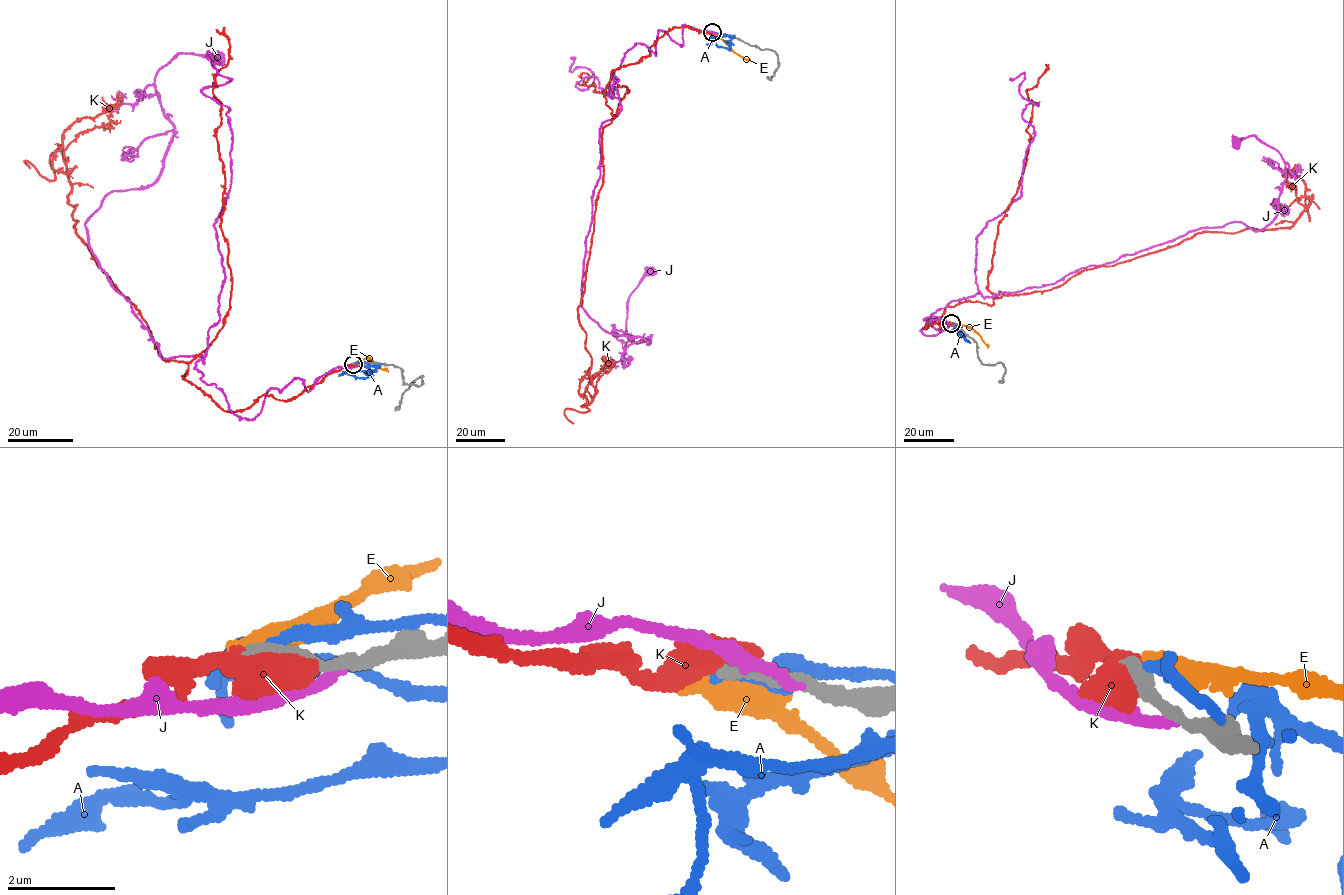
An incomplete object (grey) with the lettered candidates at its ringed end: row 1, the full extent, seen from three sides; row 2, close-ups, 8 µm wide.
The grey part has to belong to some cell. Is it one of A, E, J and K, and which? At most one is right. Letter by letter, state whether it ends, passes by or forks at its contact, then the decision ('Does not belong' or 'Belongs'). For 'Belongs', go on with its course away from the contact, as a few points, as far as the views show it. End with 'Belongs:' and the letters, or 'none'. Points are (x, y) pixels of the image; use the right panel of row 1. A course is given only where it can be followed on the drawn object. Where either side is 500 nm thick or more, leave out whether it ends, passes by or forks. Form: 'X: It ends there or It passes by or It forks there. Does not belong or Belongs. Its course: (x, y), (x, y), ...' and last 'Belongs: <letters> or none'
A: It ends there. Does not belong
E: It ends there. Does not belong
J: It ends there. Does not belong
K: It passes by. Does not belong
Belongs: none

